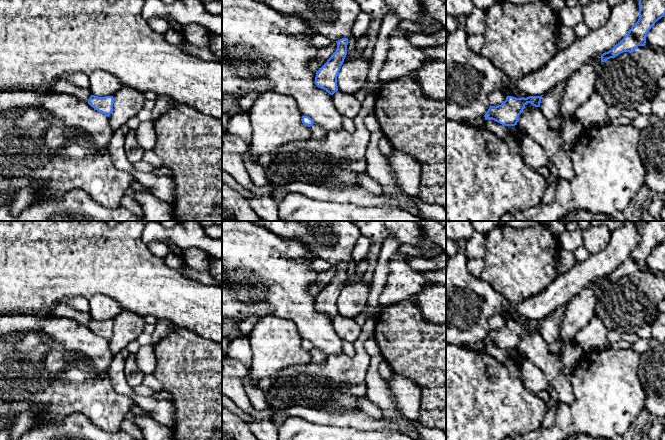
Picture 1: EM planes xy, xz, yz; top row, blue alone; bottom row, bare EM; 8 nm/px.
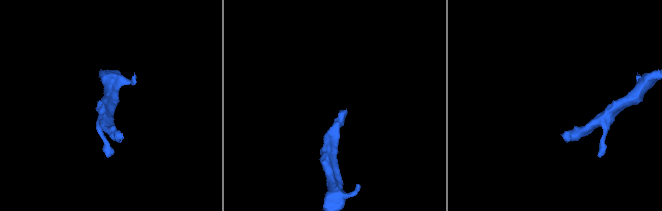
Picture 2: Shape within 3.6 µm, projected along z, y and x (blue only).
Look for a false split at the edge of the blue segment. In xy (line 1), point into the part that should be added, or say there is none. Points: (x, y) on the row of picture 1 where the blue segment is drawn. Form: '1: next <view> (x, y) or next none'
1: next none

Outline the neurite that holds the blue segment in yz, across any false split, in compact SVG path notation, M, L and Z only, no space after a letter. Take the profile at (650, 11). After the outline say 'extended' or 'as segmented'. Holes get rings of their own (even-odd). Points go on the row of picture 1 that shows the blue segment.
M639 0L638 21L618 44L601 55L601 62L614 58L623 52L631 53L638 46L645 46L647 33L664 15L665 0Z | as segmented

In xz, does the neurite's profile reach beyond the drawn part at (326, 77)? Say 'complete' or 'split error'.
complete

